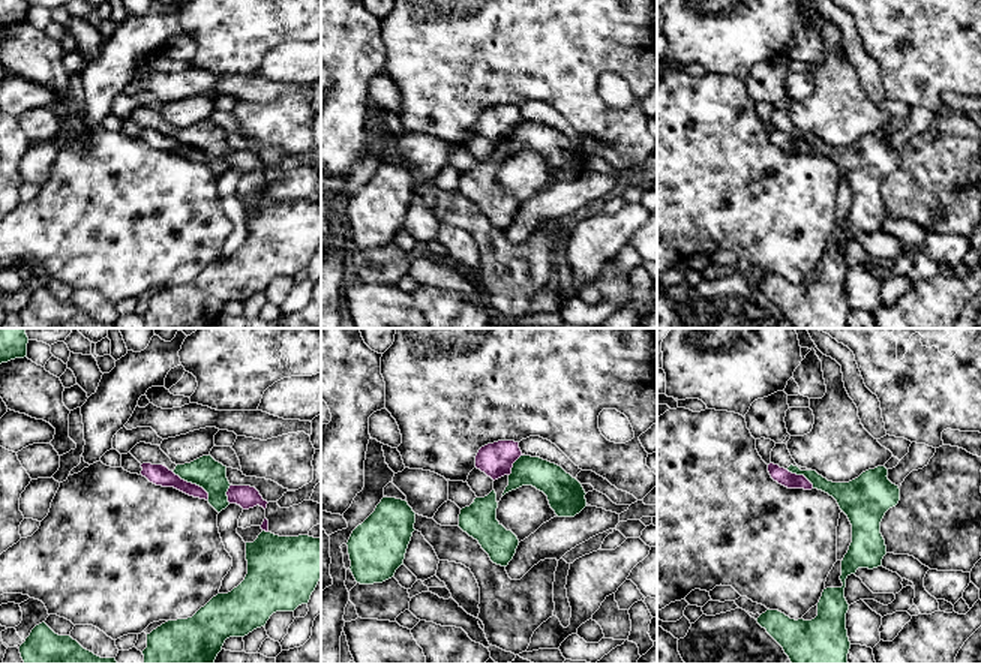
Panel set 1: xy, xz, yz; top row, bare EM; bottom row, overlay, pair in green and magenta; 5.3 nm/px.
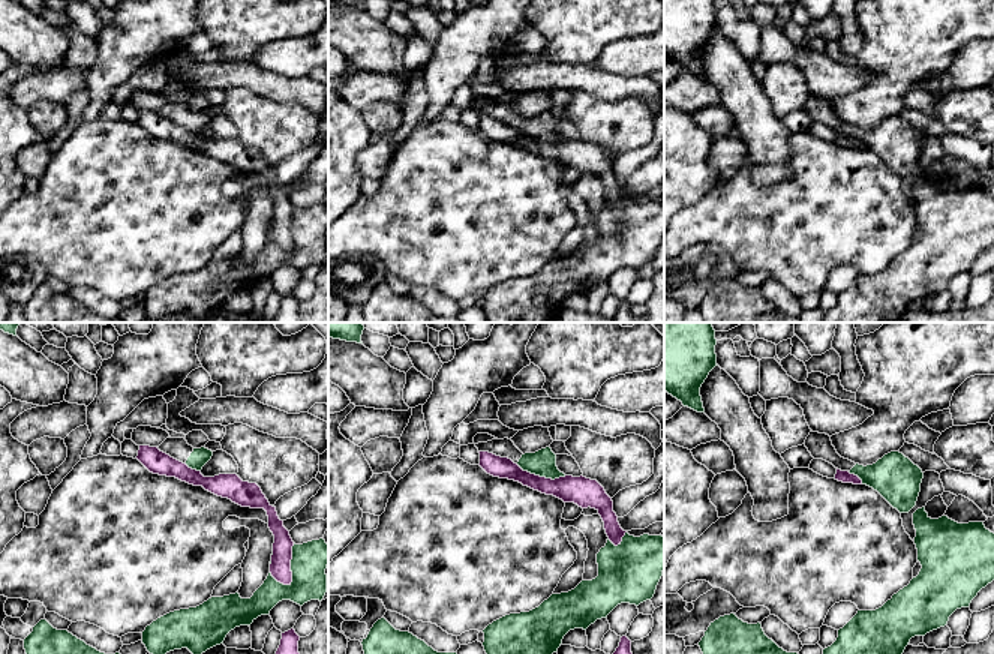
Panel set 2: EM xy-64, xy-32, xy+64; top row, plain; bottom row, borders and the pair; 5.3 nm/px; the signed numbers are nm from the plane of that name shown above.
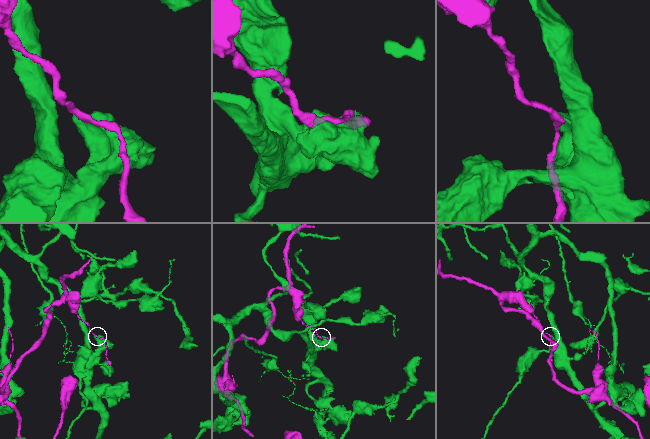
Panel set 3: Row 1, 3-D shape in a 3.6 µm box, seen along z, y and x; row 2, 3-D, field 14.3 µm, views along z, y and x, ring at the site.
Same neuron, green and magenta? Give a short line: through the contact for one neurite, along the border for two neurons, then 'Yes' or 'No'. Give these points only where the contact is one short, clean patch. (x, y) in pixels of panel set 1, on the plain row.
No

